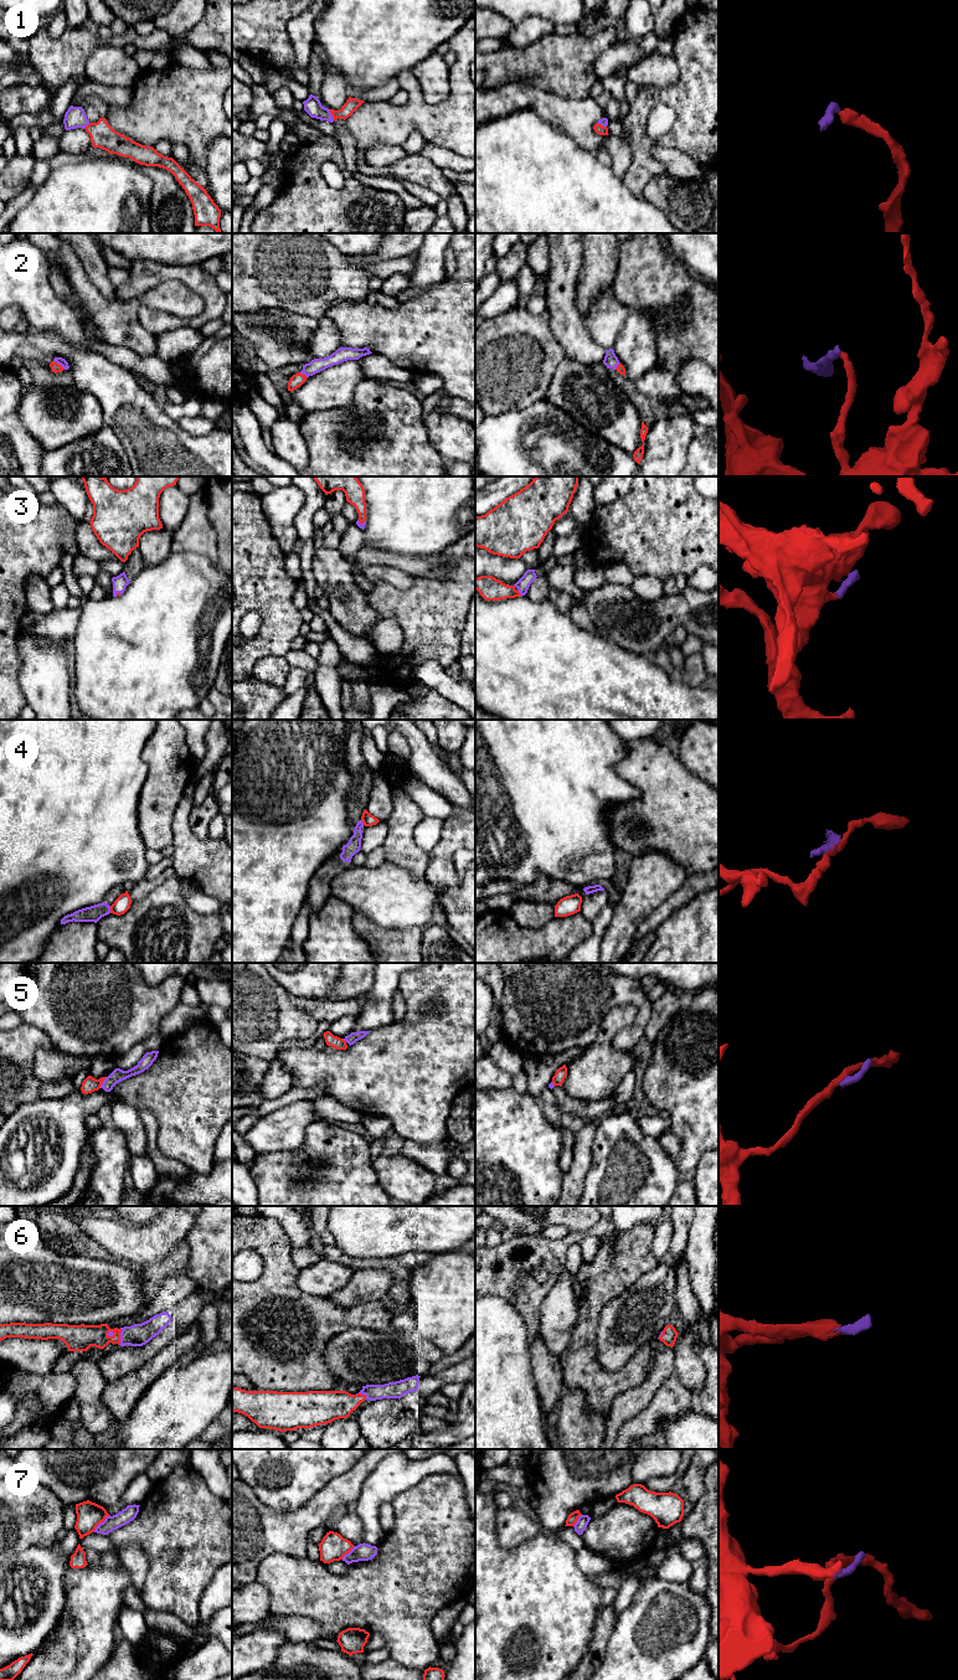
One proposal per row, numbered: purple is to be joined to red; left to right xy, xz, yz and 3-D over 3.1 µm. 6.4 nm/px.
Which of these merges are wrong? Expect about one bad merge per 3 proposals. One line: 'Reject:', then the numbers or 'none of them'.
Reject: 4, 5, 7

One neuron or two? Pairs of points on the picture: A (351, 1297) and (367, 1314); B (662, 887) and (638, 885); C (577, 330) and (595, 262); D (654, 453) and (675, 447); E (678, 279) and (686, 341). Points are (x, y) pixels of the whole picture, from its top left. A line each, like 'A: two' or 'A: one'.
A: two
B: one
C: two
D: one
E: one

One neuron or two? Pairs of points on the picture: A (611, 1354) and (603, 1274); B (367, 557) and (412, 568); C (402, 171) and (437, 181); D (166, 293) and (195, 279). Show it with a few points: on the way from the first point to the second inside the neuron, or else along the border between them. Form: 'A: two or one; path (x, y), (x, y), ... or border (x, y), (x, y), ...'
A: two; border (629, 1287), (604, 1305), (599, 1314), (596, 1331)
B: one; path (379, 558), (401, 562)
C: one; path (411, 171), (422, 171), (428, 175)
D: two; border (156, 285), (171, 279), (181, 281), (205, 305)

